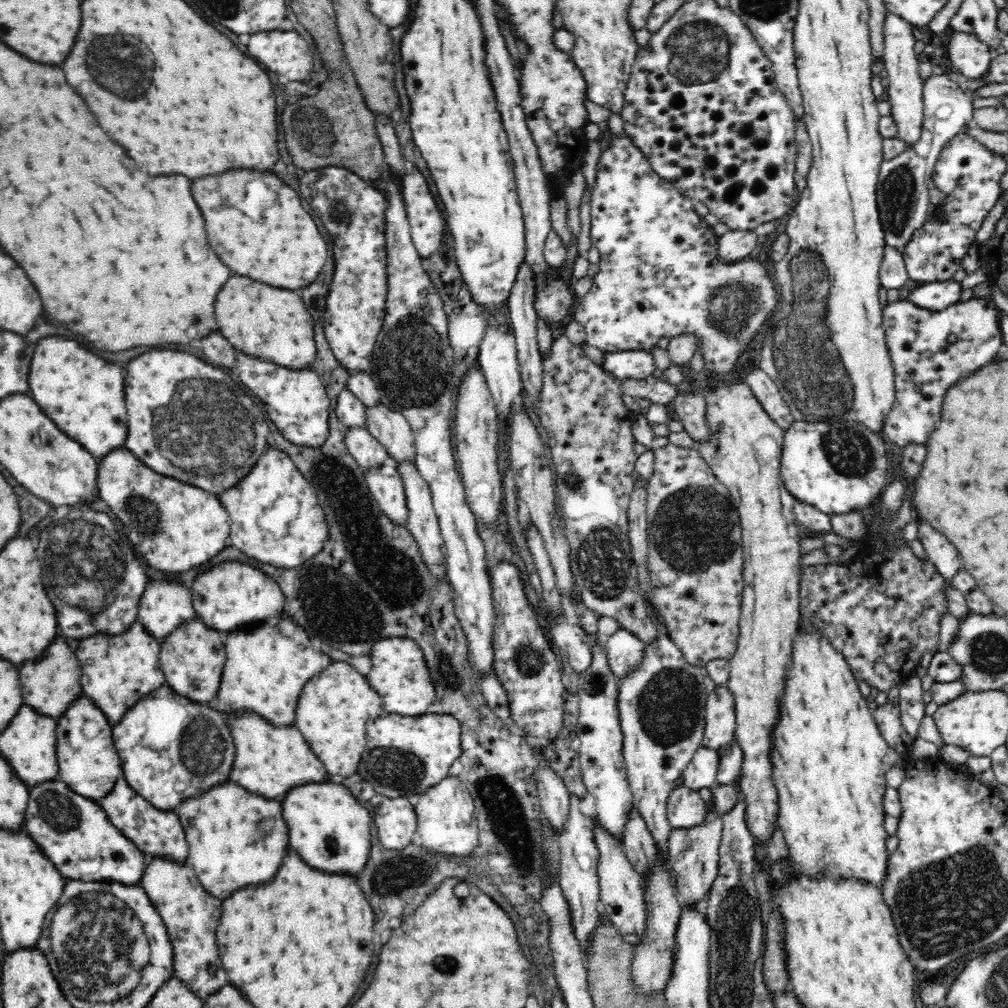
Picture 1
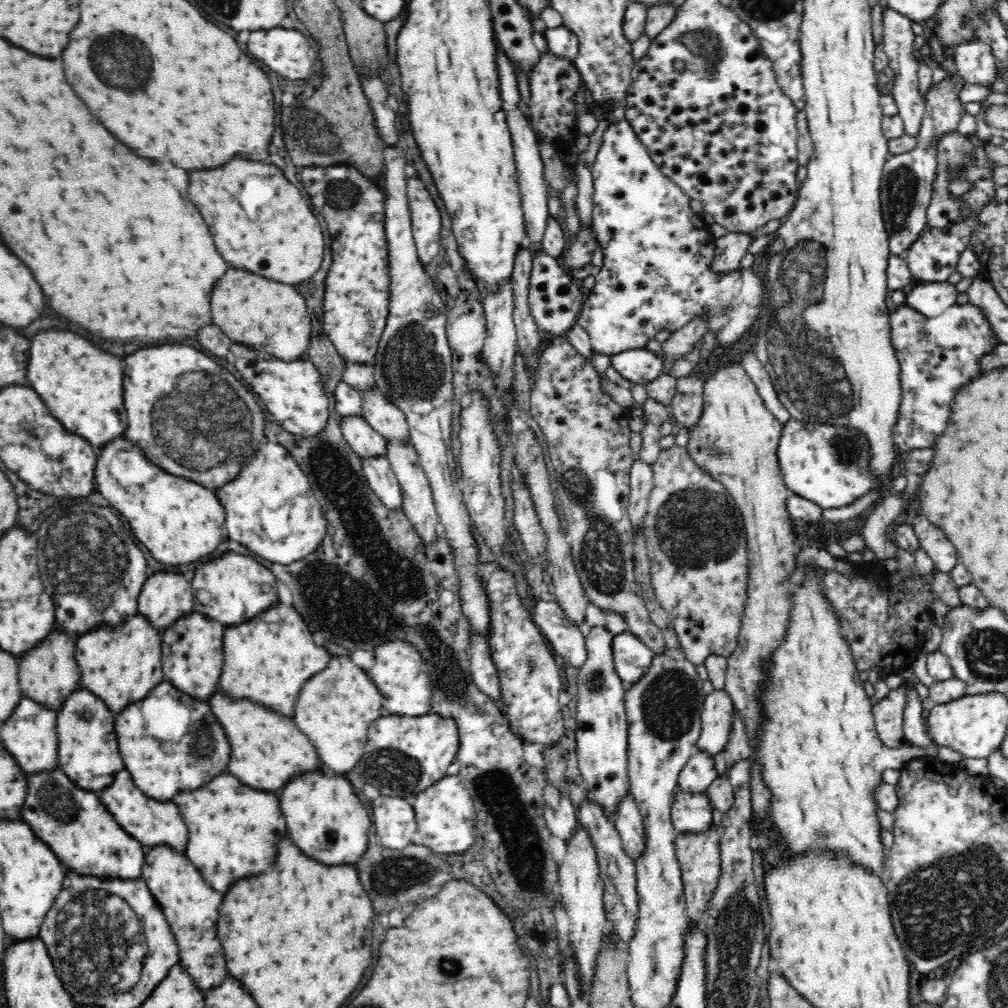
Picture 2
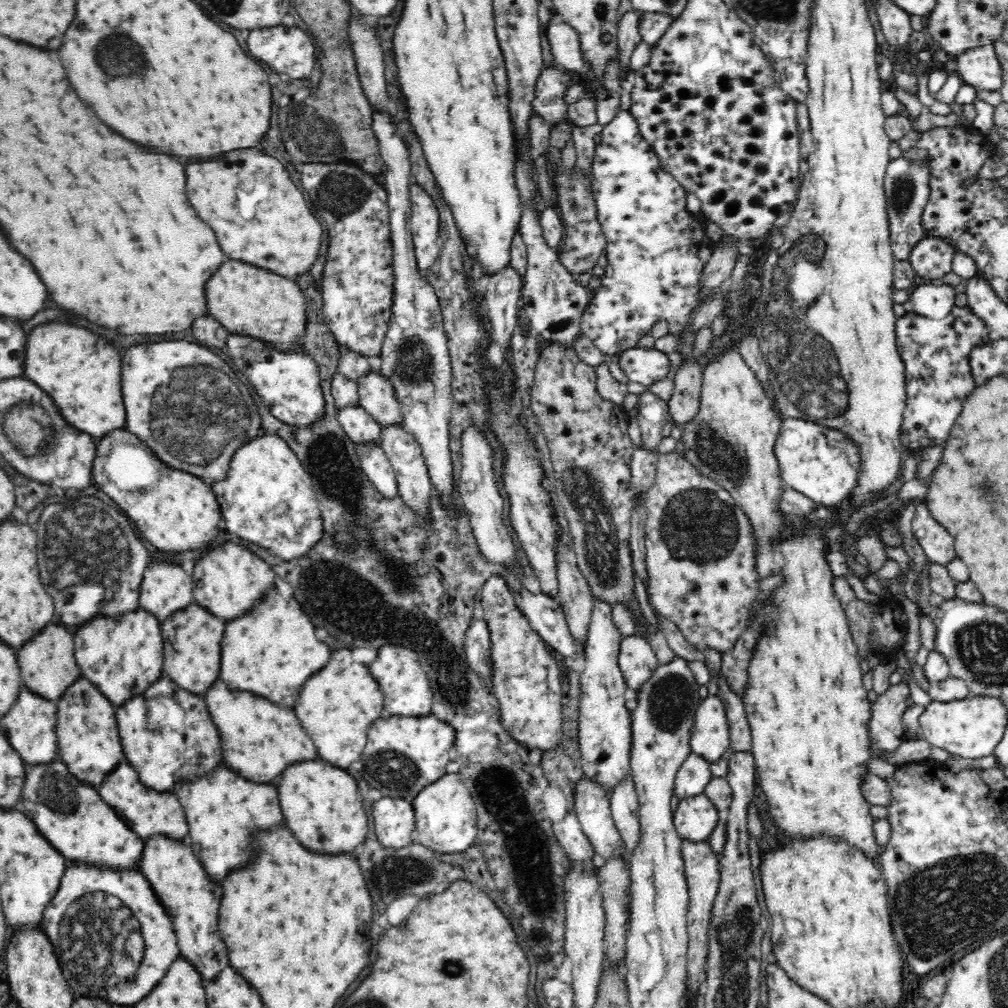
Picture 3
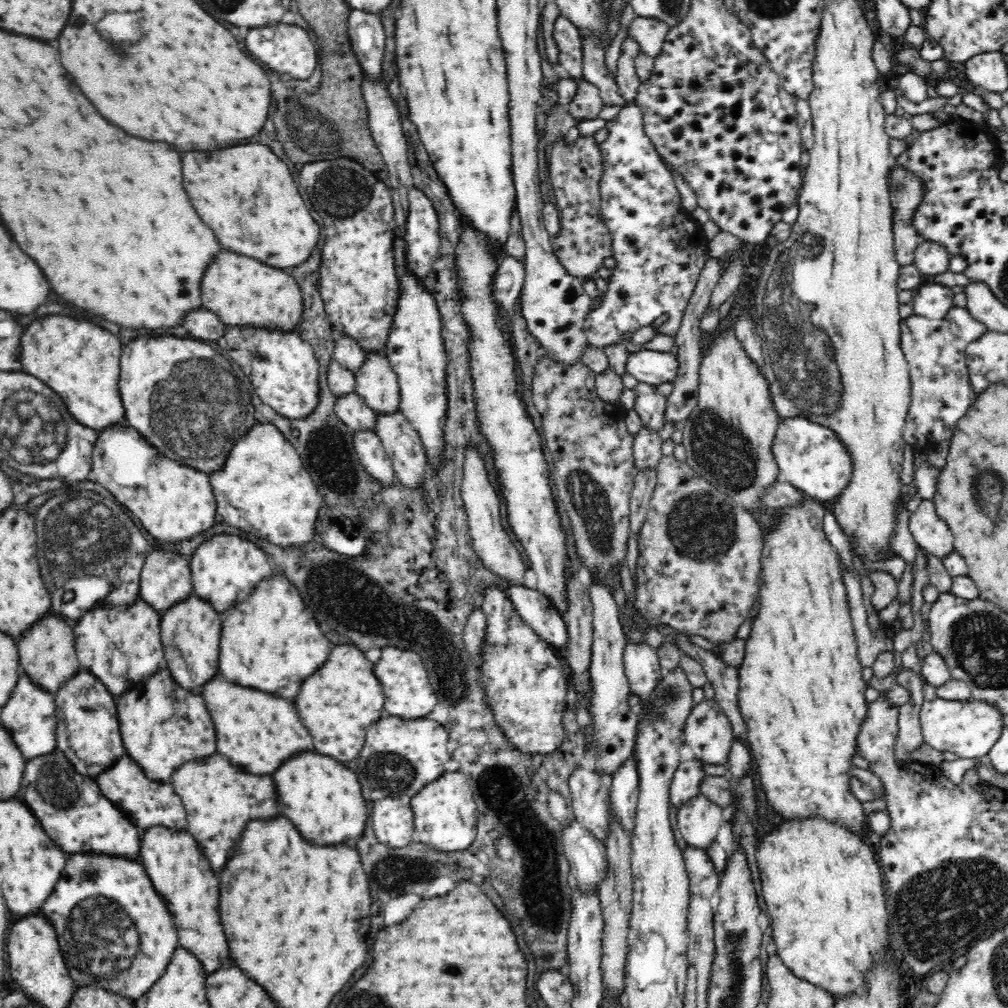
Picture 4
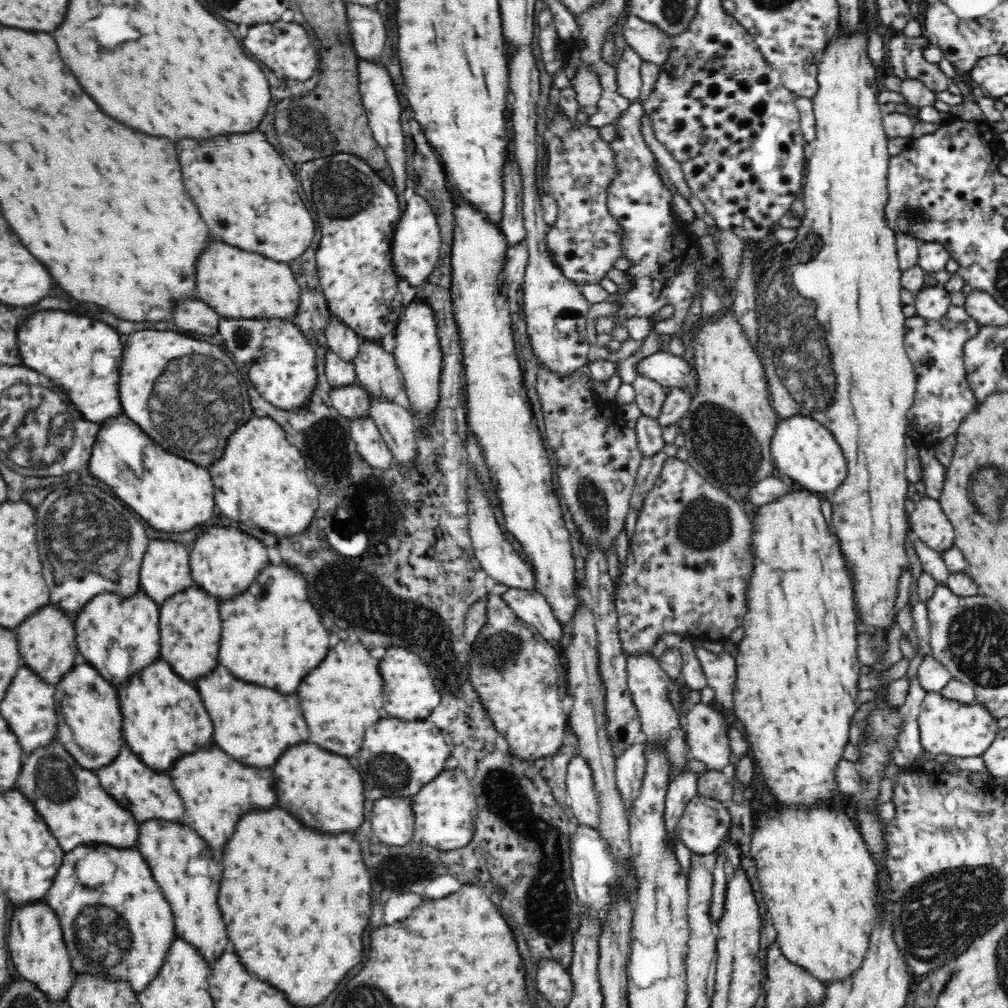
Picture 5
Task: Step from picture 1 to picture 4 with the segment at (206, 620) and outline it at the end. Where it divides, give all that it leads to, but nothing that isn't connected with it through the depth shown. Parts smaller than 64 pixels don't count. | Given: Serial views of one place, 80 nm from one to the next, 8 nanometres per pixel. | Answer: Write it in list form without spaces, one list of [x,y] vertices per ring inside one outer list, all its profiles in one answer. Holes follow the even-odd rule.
[[[228,534],[214,536],[203,542],[191,556],[189,567],[194,594],[210,603],[219,615],[225,615],[232,606],[244,602],[244,598],[250,596],[262,578],[269,579],[275,574],[268,563],[268,557],[256,544]]]

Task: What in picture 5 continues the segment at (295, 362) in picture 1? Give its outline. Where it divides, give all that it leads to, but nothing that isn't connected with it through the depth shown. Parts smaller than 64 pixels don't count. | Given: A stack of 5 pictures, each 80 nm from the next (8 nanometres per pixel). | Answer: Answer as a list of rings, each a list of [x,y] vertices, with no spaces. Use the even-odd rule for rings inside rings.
[[[218,237],[200,255],[196,267],[198,298],[228,319],[290,319],[297,313],[301,288],[288,263],[274,262],[260,254],[223,243]]]

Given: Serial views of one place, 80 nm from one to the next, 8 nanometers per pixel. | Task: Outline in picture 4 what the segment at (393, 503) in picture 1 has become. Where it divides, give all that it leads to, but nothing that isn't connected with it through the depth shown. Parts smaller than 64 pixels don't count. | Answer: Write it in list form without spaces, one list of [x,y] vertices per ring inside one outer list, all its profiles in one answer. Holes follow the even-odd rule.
[[[364,431],[353,436],[353,445],[360,458],[360,464],[366,468],[370,476],[374,476],[384,488],[396,482],[393,464],[380,437],[374,431]]]

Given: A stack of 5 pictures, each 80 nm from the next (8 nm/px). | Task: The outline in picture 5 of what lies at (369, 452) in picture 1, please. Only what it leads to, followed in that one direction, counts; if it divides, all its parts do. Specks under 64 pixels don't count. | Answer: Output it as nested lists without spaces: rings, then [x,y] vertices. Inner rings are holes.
[[[358,384],[331,389],[330,397],[332,397],[334,409],[346,417],[350,424],[356,419],[370,417],[371,399]]]

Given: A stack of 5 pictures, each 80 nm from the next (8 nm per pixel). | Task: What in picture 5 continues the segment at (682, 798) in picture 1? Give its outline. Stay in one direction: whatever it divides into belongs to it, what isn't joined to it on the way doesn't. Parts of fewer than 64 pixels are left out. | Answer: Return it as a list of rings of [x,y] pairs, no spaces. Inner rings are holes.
[[[700,794],[688,802],[677,827],[682,842],[696,855],[714,853],[730,830],[731,817],[723,803]]]

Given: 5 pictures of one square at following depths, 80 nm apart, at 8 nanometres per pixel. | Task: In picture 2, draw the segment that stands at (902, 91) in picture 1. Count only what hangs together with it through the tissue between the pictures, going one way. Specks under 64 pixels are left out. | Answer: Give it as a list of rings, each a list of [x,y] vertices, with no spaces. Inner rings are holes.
[[[886,7],[883,12],[883,50],[888,56],[887,70],[893,81],[892,98],[898,108],[898,117],[902,119],[904,133],[910,137],[917,138],[921,127],[921,122],[925,113],[925,102],[918,88],[918,61],[914,55],[914,32],[912,31],[912,21]]]

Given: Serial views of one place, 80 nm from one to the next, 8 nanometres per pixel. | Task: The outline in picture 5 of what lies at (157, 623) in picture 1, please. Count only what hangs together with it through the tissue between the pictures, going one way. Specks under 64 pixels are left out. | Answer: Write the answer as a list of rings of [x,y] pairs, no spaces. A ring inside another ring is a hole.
[[[152,539],[144,554],[139,574],[139,590],[144,591],[159,607],[175,594],[183,593],[193,586],[189,565],[189,548],[172,540]]]

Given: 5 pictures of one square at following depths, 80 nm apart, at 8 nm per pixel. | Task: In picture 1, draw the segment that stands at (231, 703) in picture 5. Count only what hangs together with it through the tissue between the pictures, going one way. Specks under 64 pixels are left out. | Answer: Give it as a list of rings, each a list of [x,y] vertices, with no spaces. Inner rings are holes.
[[[256,714],[228,716],[228,724],[236,742],[236,760],[230,780],[248,792],[274,800],[286,796],[286,792],[290,792],[294,786],[328,780],[324,764],[312,754],[310,746],[294,726],[276,728]]]

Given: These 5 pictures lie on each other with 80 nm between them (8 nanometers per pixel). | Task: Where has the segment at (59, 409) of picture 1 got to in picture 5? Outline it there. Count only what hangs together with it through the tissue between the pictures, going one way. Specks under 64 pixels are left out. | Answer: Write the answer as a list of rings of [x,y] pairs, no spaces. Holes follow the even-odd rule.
[[[46,310],[34,314],[24,322],[24,326],[20,326],[18,348],[24,366],[48,376],[62,390],[68,390],[68,400],[82,419],[102,424],[122,414],[118,398],[118,370],[124,346],[114,328],[86,316]]]

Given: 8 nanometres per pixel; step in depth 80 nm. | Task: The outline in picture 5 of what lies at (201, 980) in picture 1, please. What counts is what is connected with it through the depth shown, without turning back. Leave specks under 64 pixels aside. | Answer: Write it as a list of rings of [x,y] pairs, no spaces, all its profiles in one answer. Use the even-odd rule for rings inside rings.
[[[154,820],[139,825],[137,844],[144,861],[154,874],[154,880],[158,882],[168,904],[172,906],[177,937],[184,939],[188,944],[194,944],[198,952],[210,964],[214,964],[214,960],[218,960],[224,952],[232,950],[226,934],[226,924],[218,908],[218,884],[222,872],[216,874],[216,882],[212,882],[210,888],[204,888],[204,884],[192,884],[194,880],[186,874],[190,858],[196,858],[206,850],[204,840],[185,824],[181,826],[176,822]]]

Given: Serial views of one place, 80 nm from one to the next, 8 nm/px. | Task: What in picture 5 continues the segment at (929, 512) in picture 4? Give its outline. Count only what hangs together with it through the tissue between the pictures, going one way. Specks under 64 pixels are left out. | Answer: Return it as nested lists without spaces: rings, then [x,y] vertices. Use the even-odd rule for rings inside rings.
[[[923,496],[909,514],[911,532],[928,548],[943,553],[955,544],[952,523],[944,515],[937,499]]]

